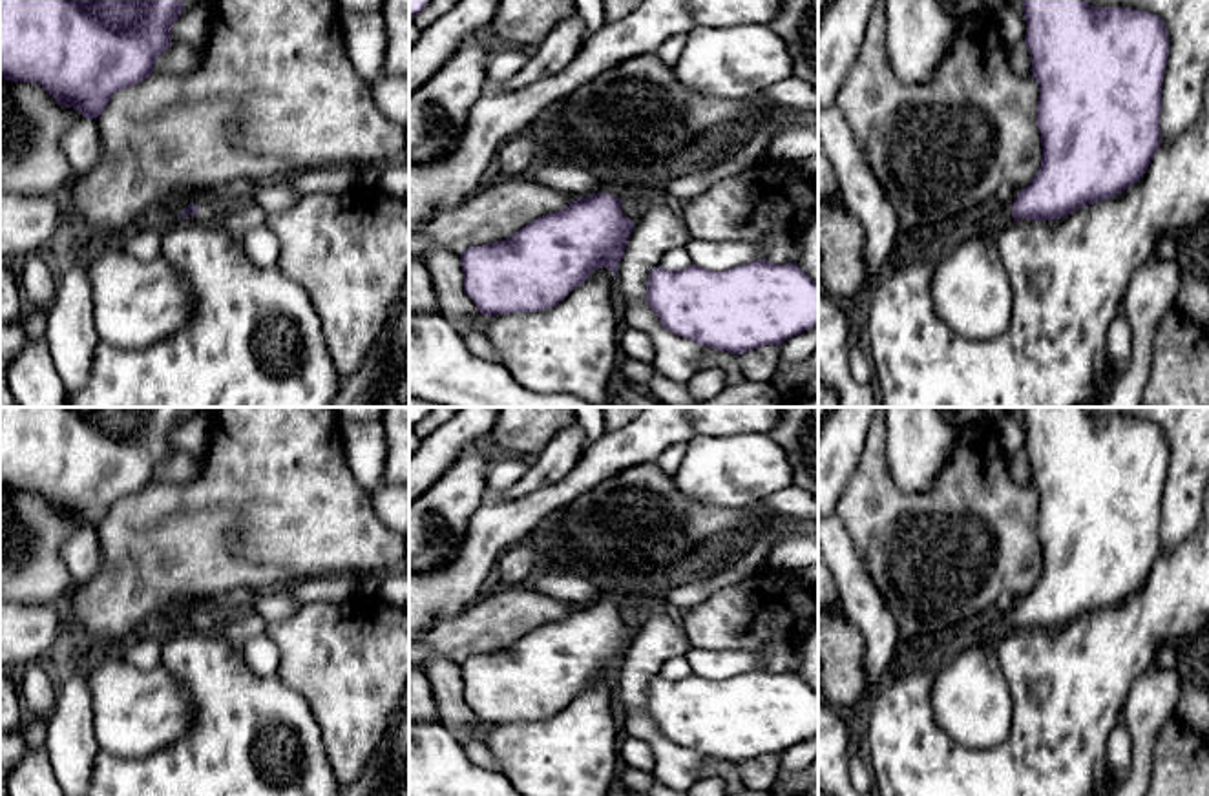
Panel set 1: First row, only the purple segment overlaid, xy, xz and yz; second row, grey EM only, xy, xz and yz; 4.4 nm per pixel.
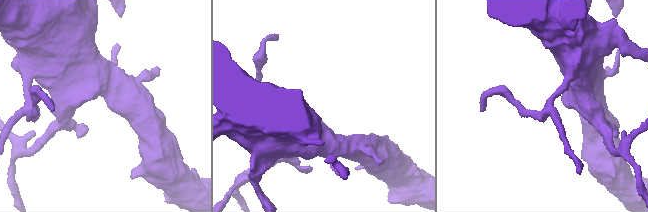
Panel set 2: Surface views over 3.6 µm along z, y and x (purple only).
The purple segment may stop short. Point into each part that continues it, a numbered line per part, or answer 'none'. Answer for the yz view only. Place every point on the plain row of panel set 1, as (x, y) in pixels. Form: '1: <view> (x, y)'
1: yz (996, 627)

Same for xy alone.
1: xy (209, 619)

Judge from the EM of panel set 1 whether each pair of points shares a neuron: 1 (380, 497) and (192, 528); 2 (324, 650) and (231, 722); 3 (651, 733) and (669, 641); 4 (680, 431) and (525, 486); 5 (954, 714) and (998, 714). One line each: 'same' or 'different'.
1: different
2: different
3: same
4: different
5: same

